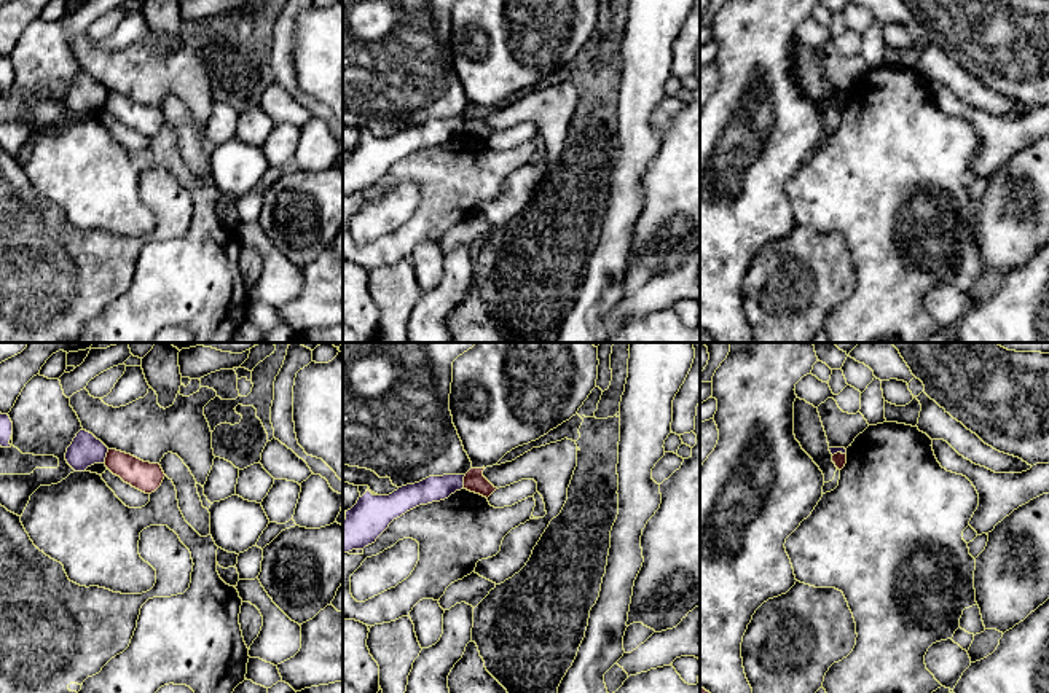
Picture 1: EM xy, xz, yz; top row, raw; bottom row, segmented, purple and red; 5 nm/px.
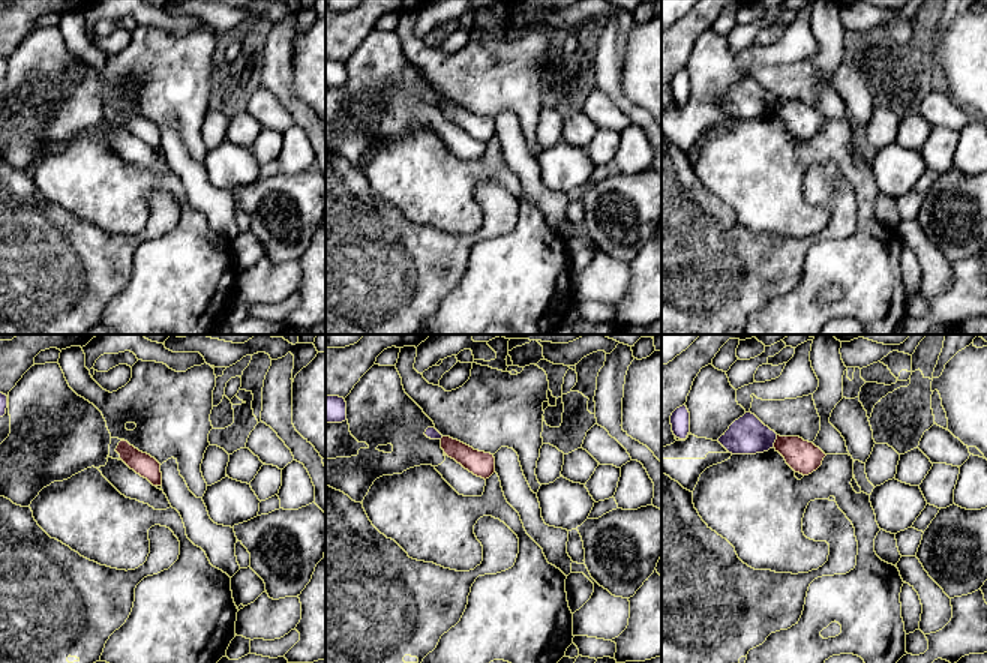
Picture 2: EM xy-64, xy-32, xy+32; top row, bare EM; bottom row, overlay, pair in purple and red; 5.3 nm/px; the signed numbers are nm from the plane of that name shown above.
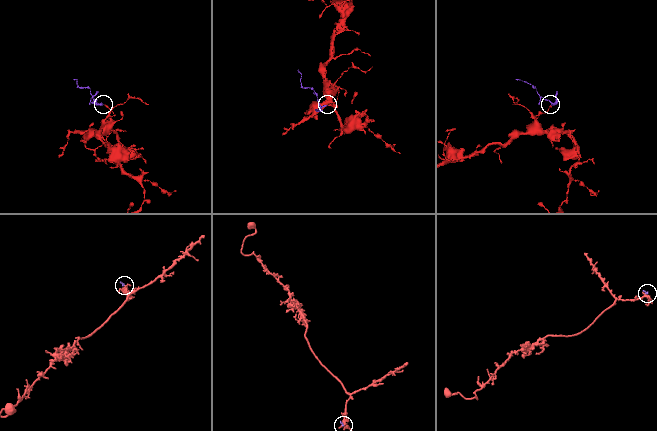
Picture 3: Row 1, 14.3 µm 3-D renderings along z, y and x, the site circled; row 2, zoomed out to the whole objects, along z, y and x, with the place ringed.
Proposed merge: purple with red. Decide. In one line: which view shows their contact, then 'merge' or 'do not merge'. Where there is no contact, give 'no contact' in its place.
contact in xy; do not merge

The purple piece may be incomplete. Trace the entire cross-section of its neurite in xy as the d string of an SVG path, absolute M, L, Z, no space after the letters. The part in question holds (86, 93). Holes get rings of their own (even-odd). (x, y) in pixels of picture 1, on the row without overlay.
M80 73L67 91L65 104L75 115L84 115L94 107L104 107L108 91L92 76Z

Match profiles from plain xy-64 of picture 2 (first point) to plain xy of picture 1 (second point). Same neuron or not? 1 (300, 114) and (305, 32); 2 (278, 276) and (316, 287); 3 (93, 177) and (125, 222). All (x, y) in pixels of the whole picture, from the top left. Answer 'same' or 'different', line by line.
1: different
2: different
3: same

